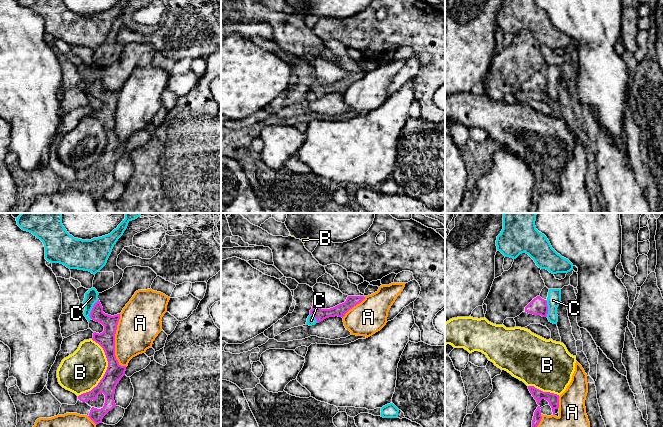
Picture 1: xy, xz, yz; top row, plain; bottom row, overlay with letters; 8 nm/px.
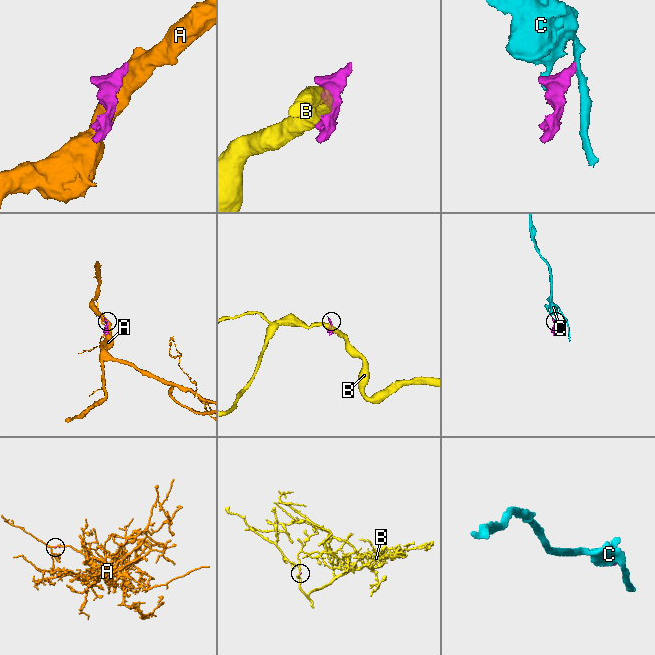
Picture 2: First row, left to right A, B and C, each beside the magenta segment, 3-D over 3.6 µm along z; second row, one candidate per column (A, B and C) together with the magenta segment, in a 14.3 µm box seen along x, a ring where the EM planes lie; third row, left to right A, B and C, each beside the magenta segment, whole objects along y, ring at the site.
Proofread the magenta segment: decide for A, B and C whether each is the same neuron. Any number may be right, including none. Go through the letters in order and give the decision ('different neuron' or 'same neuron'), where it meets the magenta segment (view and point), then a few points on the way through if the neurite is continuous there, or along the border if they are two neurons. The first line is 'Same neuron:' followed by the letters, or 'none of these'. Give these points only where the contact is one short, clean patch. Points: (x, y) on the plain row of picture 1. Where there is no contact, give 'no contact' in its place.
Same neuron: none of these
A: different neuron; contact xy (114, 118)
B: different neuron; contact xy (106, 147)
C: different neuron; contact xy (92, 85); border xy (98, 75), (90, 88), (90, 94)

